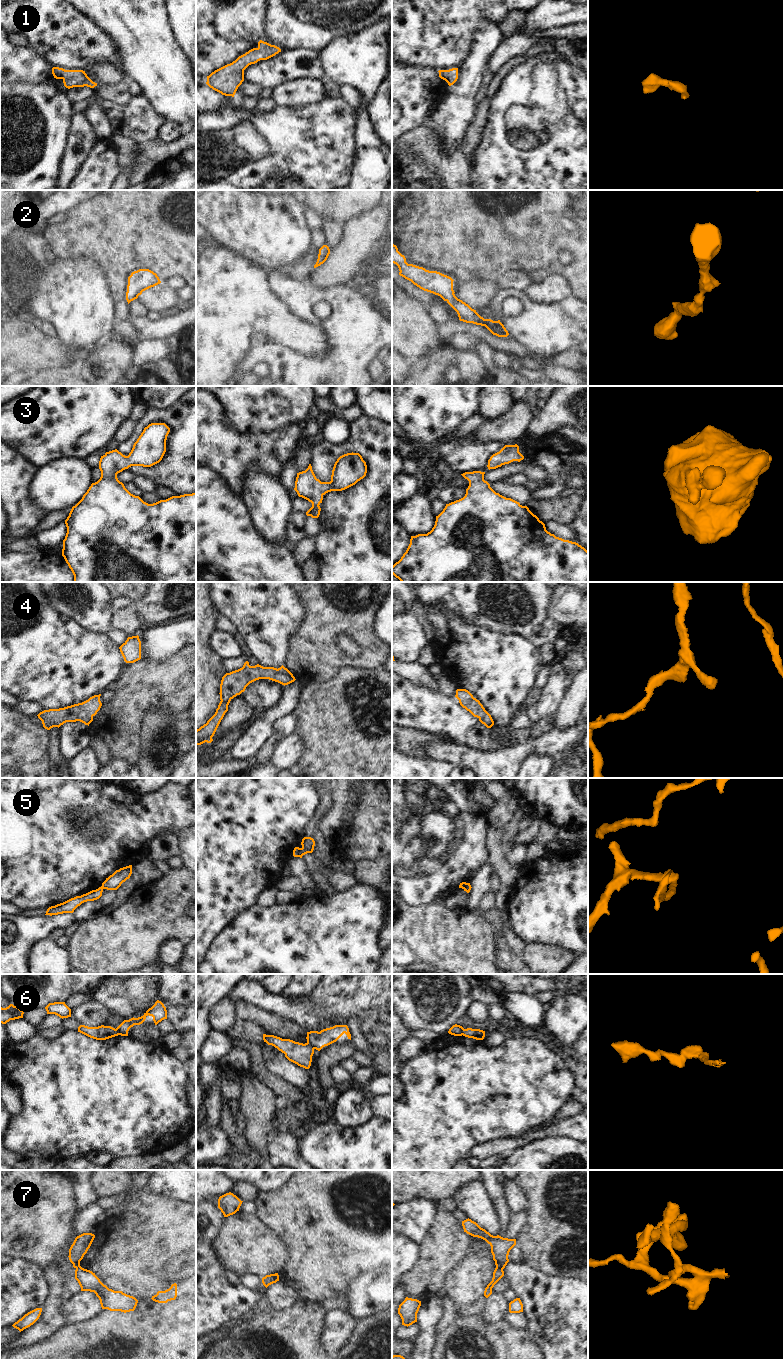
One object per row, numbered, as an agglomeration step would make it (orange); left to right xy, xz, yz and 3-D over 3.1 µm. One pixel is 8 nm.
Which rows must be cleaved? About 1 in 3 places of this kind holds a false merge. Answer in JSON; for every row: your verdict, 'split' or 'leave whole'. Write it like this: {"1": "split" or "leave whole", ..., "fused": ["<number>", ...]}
{"1": "leave whole", "2": "leave whole", "3": "leave whole", "4": "leave whole", "5": "split", "6": "split", "7": "split", "fused": ["5", "6", "7"]}

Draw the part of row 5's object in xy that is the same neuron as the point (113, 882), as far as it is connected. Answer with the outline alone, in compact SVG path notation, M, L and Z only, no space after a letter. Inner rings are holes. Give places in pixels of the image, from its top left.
M132 865L120 868L110 875L102 883L102 888L107 890L117 890L123 882L130 878L132 874Z

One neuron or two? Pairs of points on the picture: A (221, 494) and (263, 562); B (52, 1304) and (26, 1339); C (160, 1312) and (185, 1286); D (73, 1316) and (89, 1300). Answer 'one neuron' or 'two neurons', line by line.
A: one neuron
B: one neuron
C: one neuron
D: one neuron

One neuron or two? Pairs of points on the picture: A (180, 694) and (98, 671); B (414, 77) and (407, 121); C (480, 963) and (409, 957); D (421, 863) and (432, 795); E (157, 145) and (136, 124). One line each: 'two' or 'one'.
A: two
B: one
C: two
D: one
E: two

